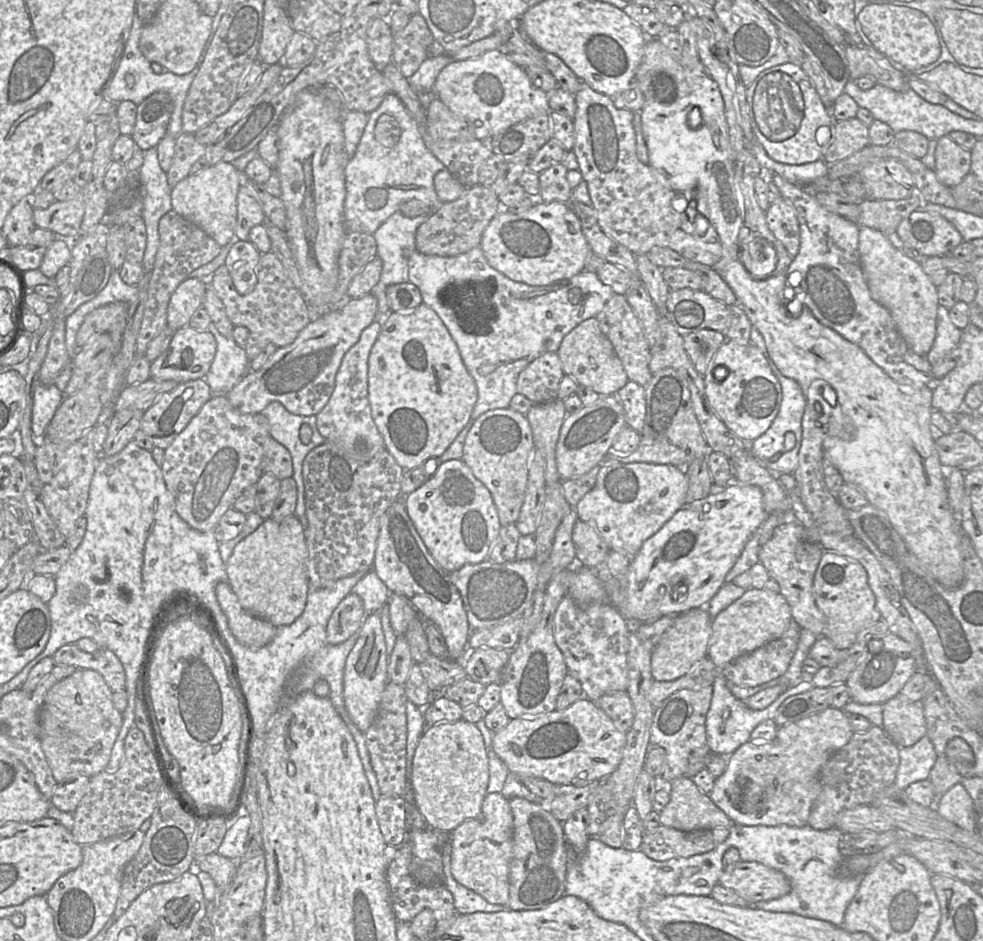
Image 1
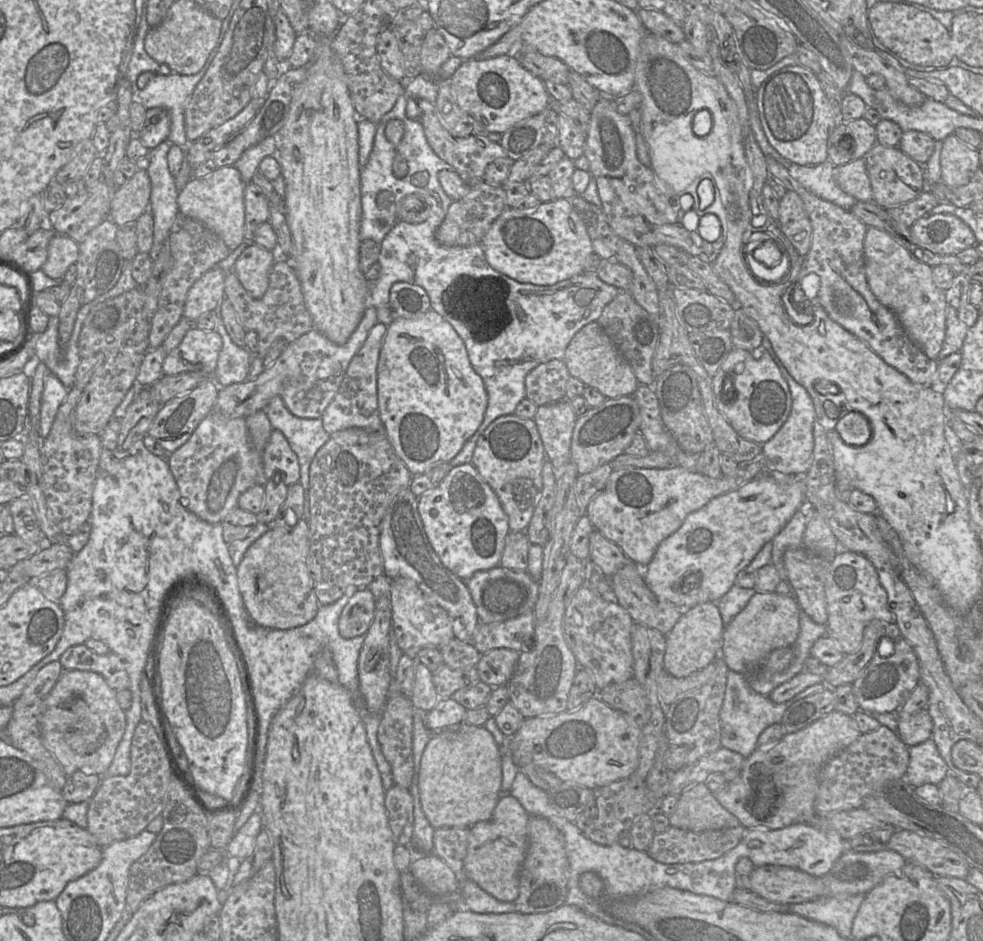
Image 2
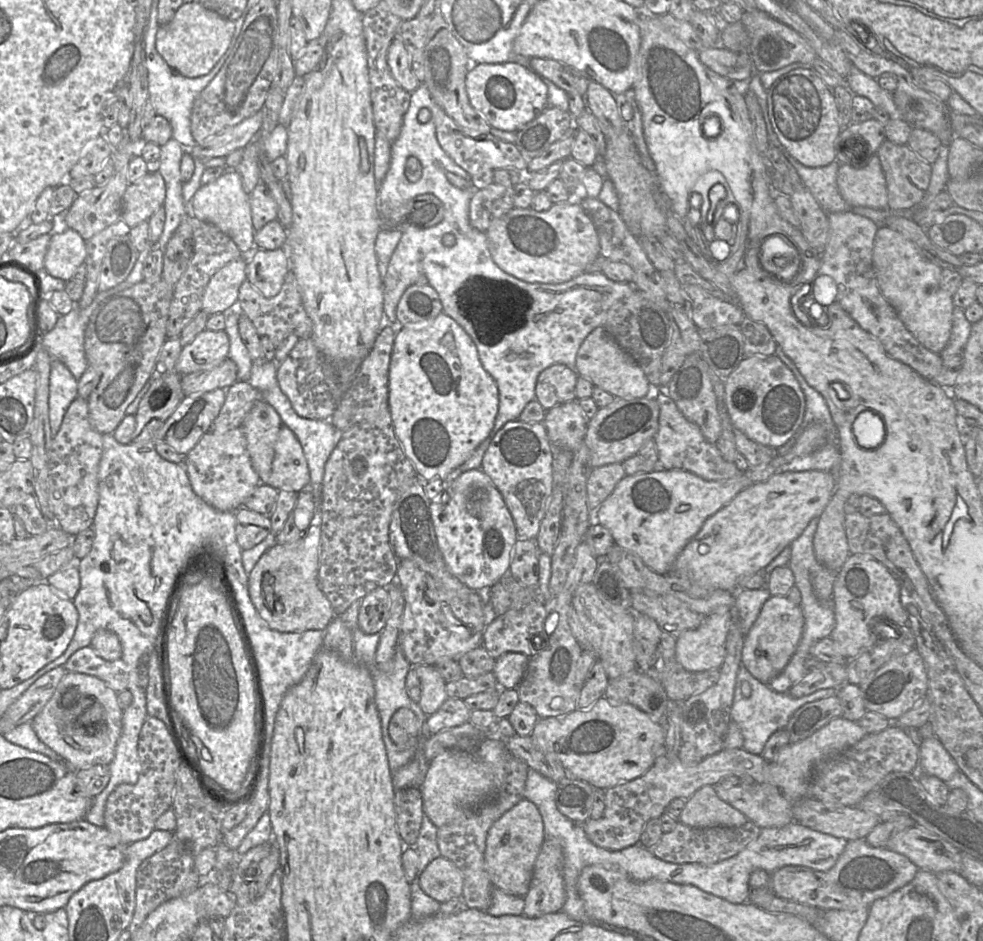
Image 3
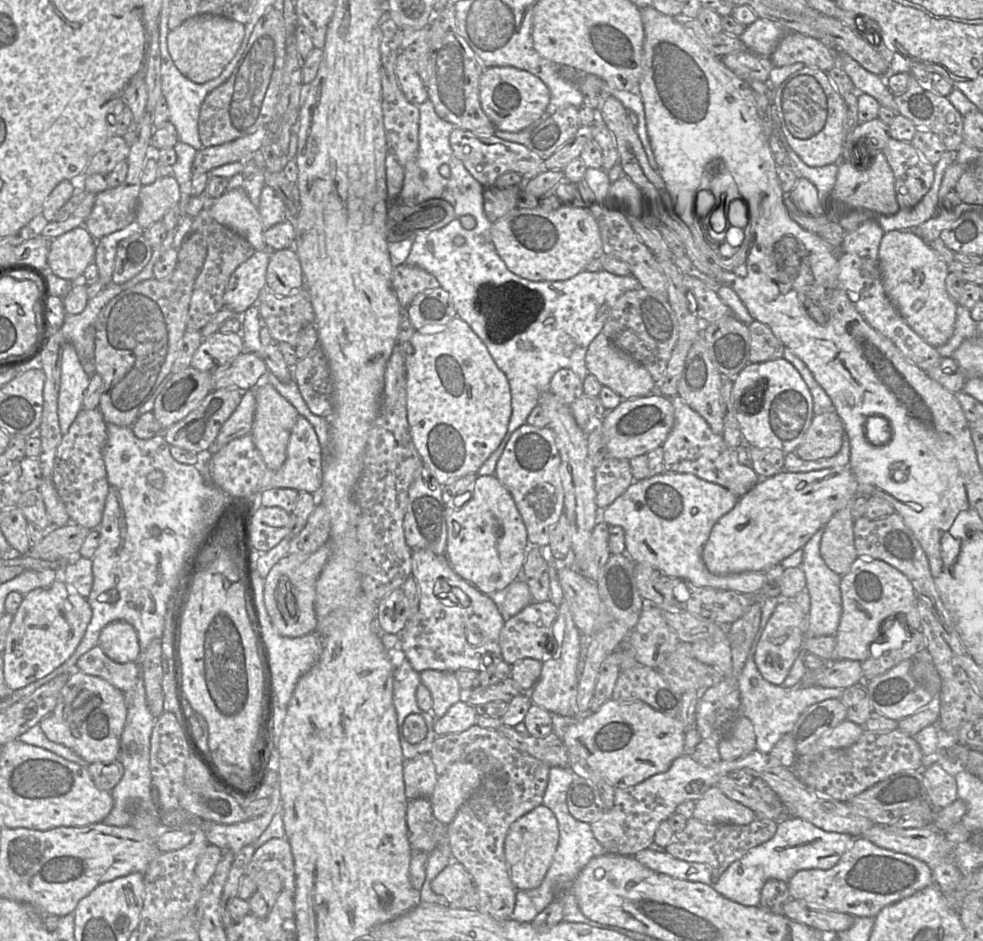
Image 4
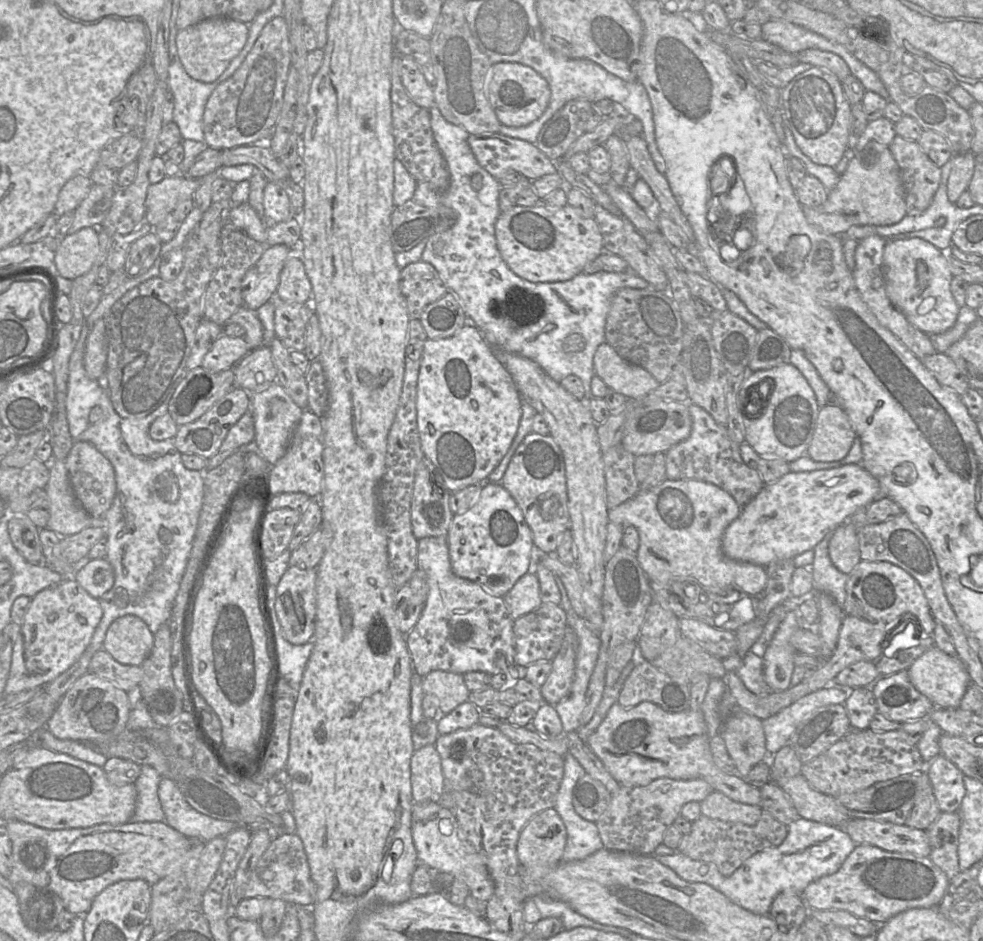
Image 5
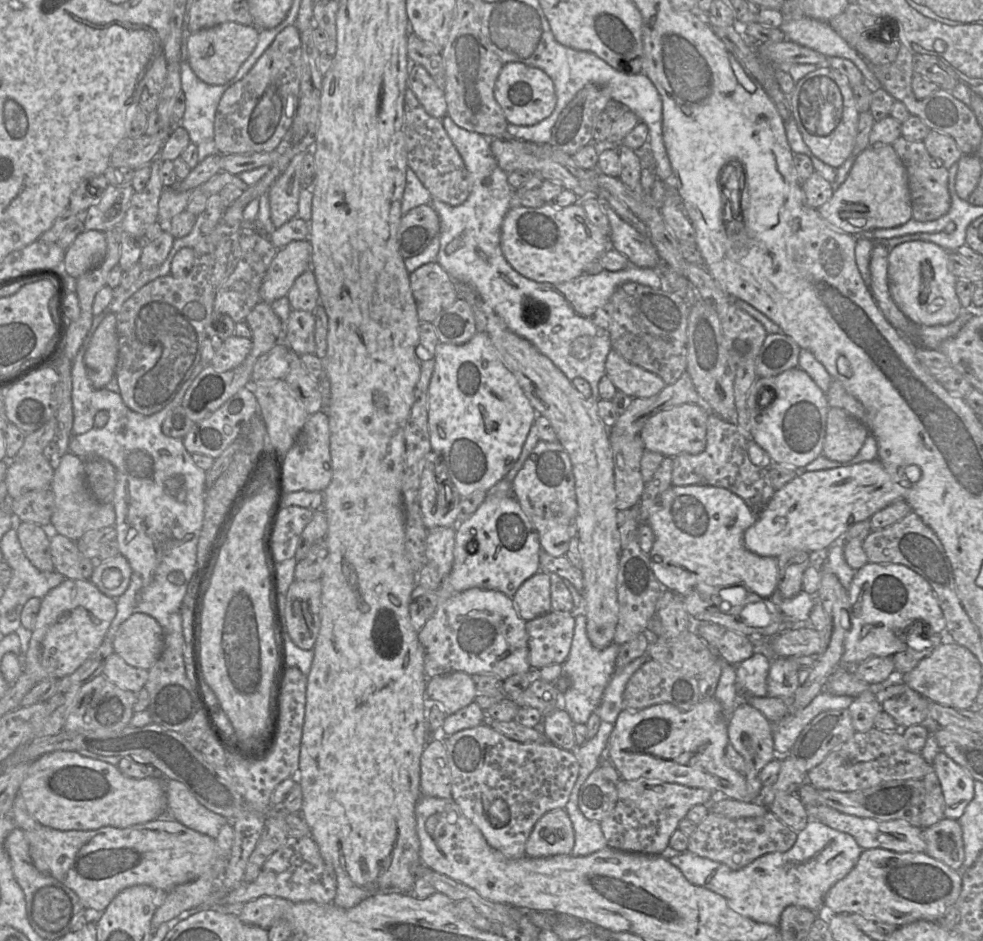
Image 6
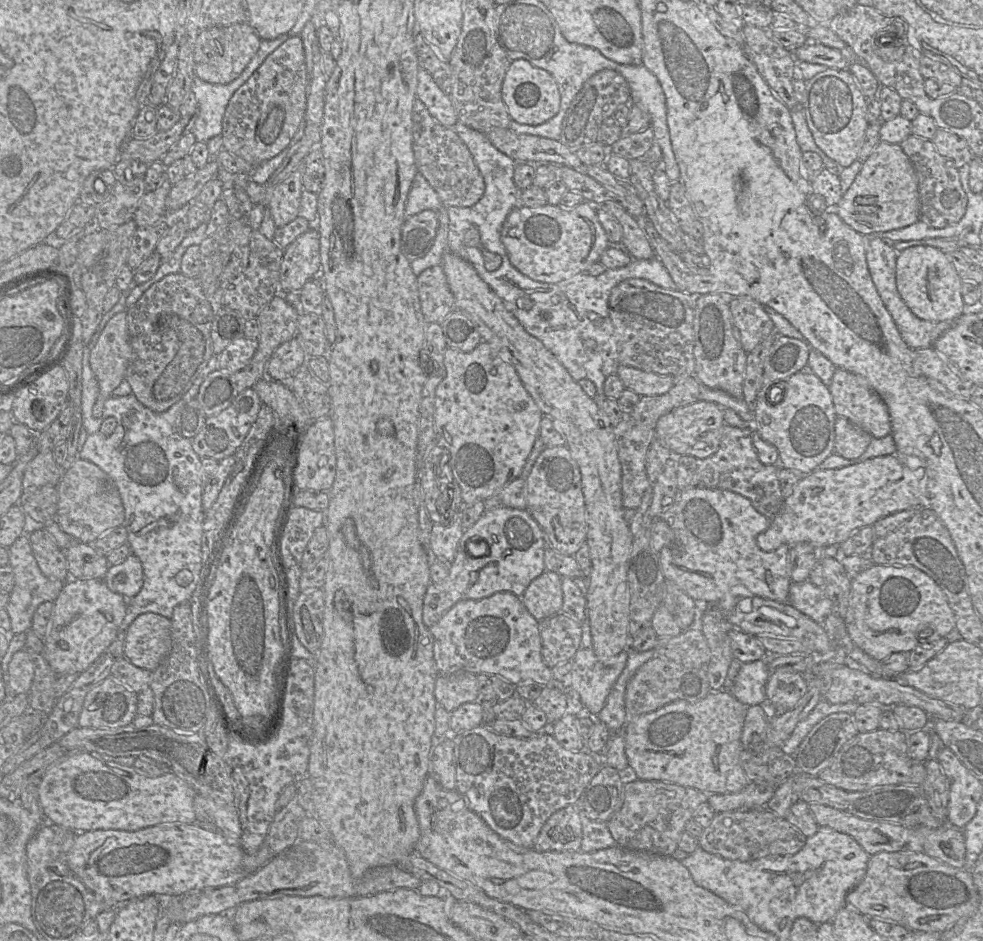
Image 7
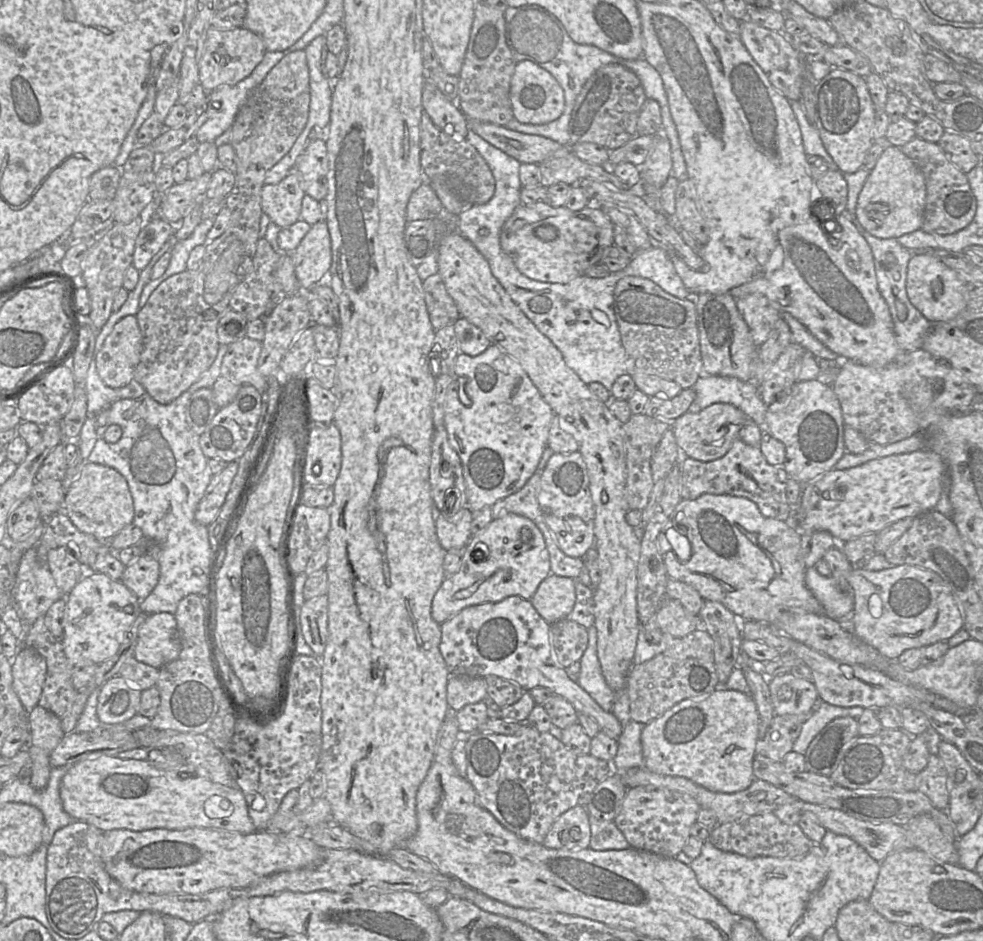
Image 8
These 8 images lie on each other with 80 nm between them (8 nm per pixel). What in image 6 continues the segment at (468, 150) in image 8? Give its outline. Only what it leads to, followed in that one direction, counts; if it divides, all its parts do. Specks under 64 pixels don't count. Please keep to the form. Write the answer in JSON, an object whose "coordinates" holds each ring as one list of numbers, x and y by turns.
{"coordinates":[[409,87,404,97,403,132,408,167,429,190,432,198,452,206,464,203,471,192,471,185,463,159,444,129,441,119,429,115]]}

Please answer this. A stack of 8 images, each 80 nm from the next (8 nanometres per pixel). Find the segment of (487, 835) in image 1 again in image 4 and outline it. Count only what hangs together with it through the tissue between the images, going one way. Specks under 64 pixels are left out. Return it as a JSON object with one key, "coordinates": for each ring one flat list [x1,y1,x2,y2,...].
{"coordinates":[[544,805,535,807,512,823,505,838,504,854,510,879,518,891,526,892,541,885,553,862,558,843,558,821]]}

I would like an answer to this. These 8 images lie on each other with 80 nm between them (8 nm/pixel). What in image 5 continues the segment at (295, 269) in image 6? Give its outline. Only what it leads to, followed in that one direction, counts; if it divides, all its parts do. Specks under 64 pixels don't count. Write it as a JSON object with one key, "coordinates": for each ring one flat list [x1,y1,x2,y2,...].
{"coordinates":[[273,245,264,251,242,281,244,307,256,310,275,298,280,273,285,261,293,254,292,248,286,245]]}

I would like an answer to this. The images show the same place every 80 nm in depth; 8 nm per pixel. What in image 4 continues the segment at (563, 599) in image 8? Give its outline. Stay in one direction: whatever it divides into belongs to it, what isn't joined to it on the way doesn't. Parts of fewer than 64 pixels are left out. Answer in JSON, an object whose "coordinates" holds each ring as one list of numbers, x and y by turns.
{"coordinates":[[516,579,504,590,487,595,495,602,505,620,533,602,529,587,523,579]]}

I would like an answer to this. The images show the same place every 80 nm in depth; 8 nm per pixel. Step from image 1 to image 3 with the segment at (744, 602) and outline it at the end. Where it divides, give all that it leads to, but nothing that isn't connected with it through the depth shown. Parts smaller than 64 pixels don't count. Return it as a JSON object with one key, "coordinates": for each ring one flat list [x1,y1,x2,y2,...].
{"coordinates":[[772,595,761,607,759,615,745,635,741,665,759,681,768,684,787,666,801,640,804,615,800,605,786,596]]}

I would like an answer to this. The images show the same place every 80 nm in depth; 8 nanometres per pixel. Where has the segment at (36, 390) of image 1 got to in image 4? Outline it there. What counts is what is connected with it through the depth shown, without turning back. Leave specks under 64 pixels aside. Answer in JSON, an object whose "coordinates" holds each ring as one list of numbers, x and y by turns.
{"coordinates":[[66,342,61,348,61,379,58,392,60,430,67,434,69,427,83,408,84,393,90,375,83,369,74,346]]}

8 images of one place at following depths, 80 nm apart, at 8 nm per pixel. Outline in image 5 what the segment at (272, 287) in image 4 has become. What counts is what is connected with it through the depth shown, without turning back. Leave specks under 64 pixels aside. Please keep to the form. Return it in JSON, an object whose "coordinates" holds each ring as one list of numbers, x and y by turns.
{"coordinates":[[294,253,285,261,275,297,285,302,310,304,311,296,312,287,303,261]]}

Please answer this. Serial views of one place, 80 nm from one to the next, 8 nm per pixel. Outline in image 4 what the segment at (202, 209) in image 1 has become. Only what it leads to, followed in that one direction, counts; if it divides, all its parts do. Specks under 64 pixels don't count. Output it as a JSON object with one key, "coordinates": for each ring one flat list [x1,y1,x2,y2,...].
{"coordinates":[[244,189,227,190,221,197,211,199,208,210,218,223,244,237,256,251,267,249,259,211]]}

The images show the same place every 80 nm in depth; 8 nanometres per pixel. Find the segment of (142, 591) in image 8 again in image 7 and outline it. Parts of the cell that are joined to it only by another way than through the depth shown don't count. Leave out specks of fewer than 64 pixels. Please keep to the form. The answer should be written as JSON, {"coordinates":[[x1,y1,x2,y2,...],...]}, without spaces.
{"coordinates":[[135,555,122,563,111,565,102,579,107,587,125,598,132,598,143,586,143,567]]}

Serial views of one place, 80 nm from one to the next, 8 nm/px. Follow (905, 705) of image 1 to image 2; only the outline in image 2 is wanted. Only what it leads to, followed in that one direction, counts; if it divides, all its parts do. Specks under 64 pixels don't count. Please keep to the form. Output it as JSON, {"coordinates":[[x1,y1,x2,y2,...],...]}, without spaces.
{"coordinates":[[926,709,909,716,900,716,898,712,896,715,896,732,908,747,923,743,931,738,933,721]]}

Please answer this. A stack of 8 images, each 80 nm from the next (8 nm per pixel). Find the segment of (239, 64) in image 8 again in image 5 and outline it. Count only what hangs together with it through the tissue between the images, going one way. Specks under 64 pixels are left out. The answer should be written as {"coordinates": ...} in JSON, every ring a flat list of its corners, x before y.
{"coordinates":[[210,18,176,35,177,53,187,74,193,79,210,83,217,80,247,42,249,25,230,18]]}

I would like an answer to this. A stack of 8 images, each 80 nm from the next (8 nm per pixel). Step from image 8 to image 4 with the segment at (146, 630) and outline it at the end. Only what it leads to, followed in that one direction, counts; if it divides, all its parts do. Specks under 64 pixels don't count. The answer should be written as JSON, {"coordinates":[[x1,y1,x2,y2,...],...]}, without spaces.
{"coordinates":[[123,620,113,621,101,630,98,646,117,663,137,662,141,654,135,628]]}

